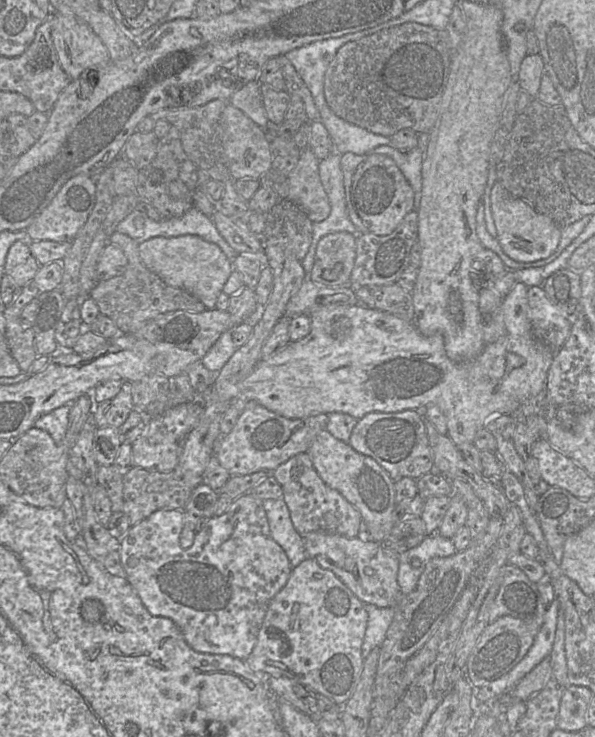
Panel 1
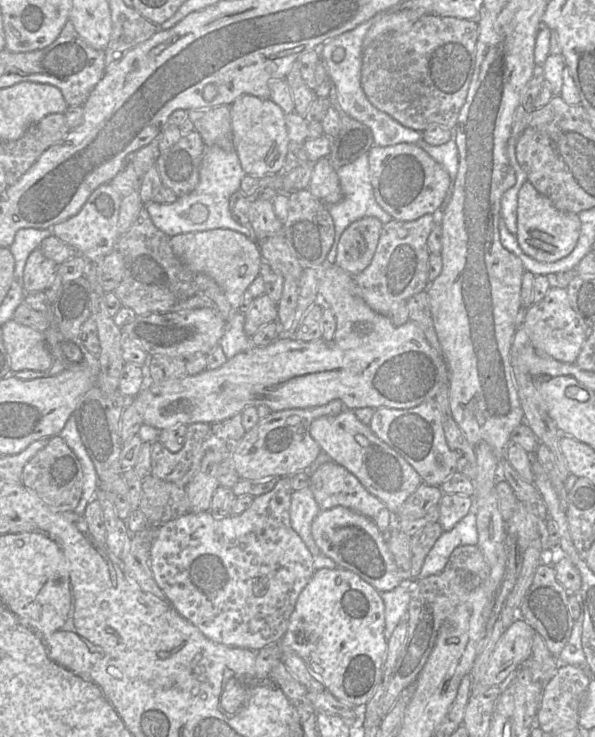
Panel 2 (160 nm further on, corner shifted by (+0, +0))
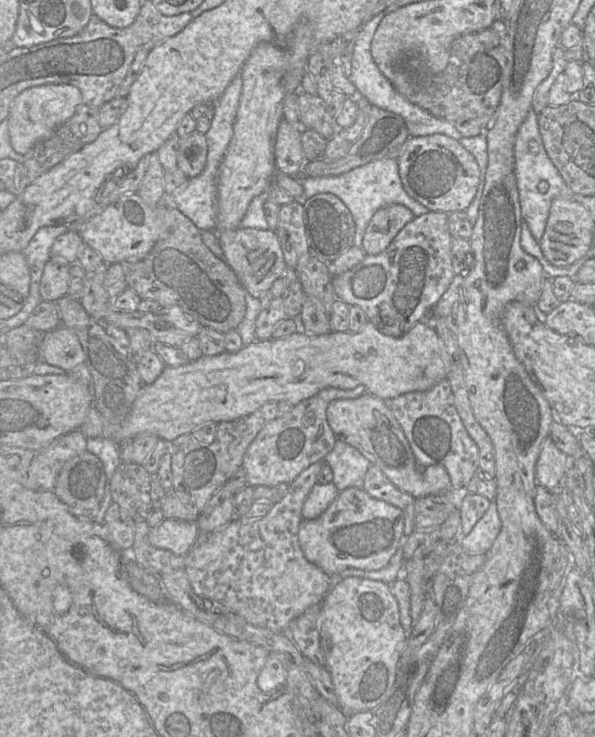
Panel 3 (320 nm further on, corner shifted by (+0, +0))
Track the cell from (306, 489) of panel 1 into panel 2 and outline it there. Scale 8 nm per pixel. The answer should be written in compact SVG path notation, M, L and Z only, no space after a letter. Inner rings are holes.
M332 461L320 465L313 473L310 473L309 488L320 511L342 506L368 517L383 533L388 531L393 518L392 513L381 500L369 493L361 482L343 466Z

